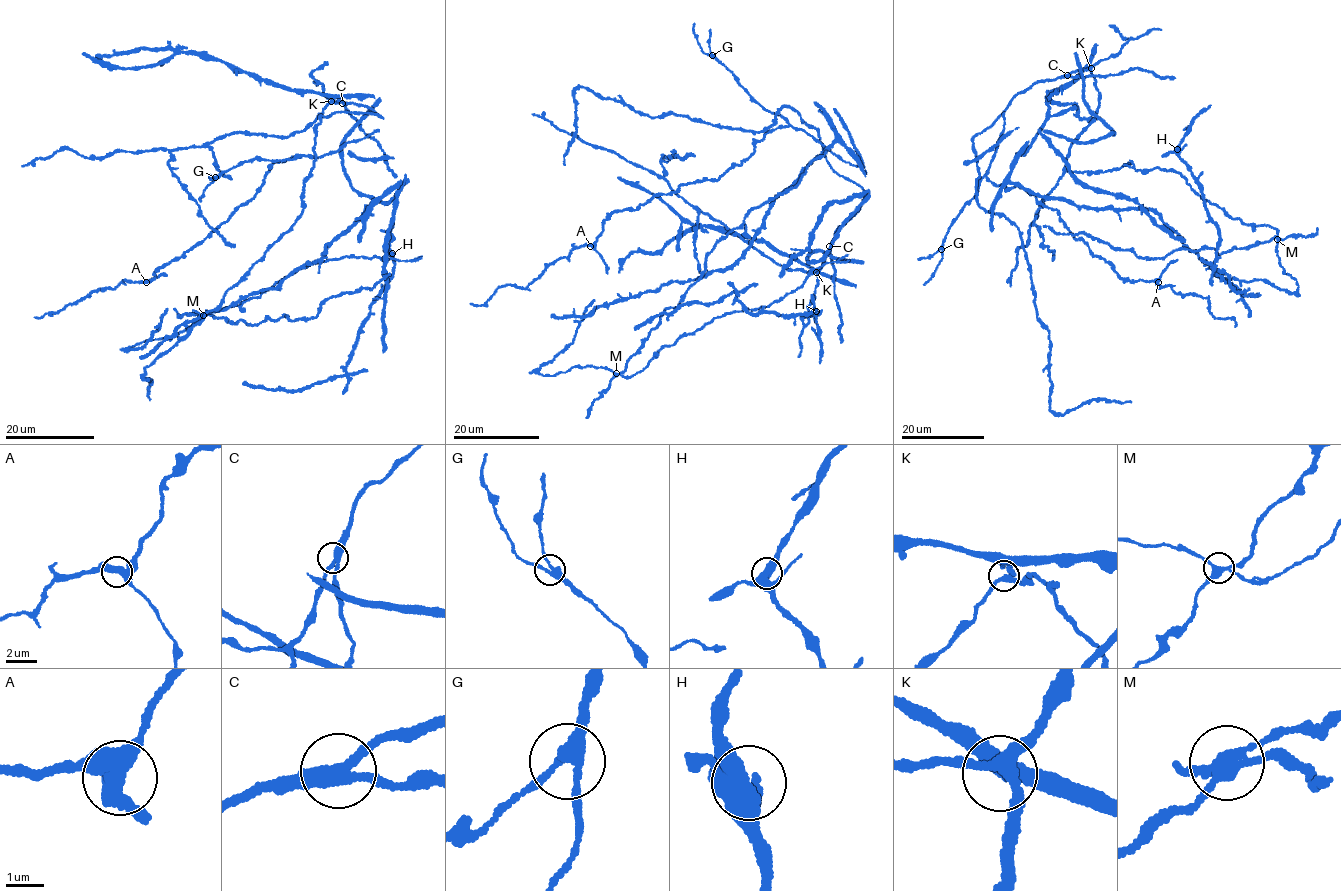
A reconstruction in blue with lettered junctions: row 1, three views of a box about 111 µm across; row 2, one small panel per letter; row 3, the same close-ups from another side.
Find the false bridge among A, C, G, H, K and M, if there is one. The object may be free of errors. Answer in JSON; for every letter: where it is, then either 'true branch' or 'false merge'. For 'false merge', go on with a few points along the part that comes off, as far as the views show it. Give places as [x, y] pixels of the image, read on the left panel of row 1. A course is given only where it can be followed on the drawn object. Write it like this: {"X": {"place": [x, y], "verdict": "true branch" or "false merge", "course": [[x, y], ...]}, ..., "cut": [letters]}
{"A": {"place": [146, 282], "verdict": "true branch"}, "C": {"place": [342, 103], "verdict": "true branch"}, "G": {"place": [215, 177], "verdict": "true branch"}, "H": {"place": [392, 253], "verdict": "true branch"}, "K": {"place": [331, 101], "verdict": "true branch"}, "M": {"place": [203, 315], "verdict": "false merge", "course": [[203, 315], [260, 297], [264, 290], [309, 265], [352, 256], [401, 261], [421, 258]]}, "cut": ["M"]}

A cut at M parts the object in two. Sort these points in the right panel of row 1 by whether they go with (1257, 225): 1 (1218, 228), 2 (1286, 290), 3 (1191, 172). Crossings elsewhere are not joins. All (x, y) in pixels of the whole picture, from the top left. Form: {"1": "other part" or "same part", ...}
{"1": "other part", "2": "same part", "3": "other part"}

